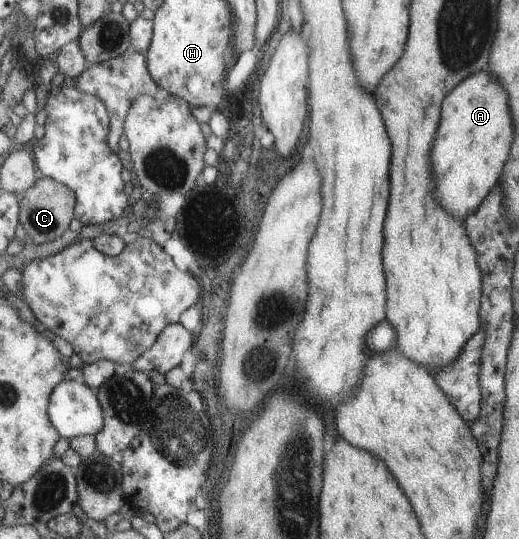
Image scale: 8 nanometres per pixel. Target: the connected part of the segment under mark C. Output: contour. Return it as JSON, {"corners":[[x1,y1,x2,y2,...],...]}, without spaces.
{"corners":[[44,176,23,193,21,202,22,226,36,244,52,242,66,232,70,222,75,218,76,203,77,198,71,188,51,177]]}

